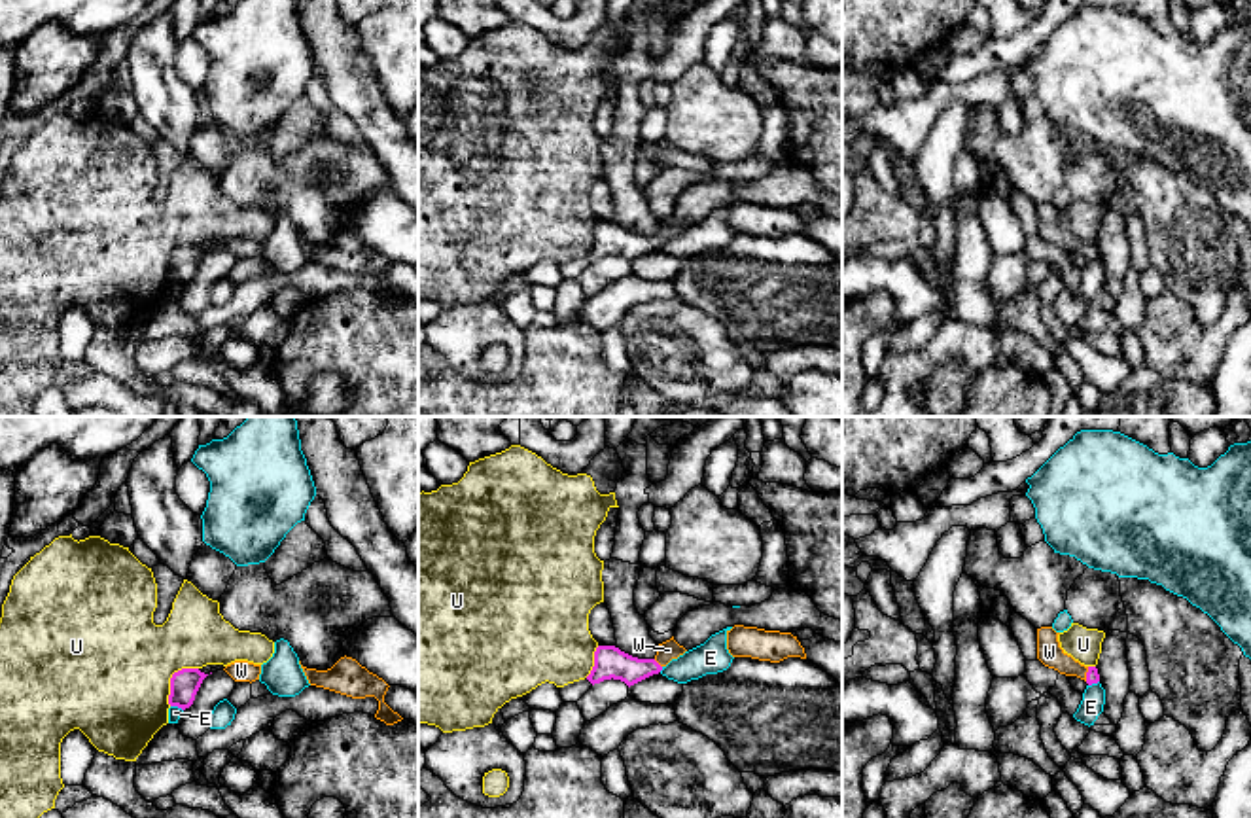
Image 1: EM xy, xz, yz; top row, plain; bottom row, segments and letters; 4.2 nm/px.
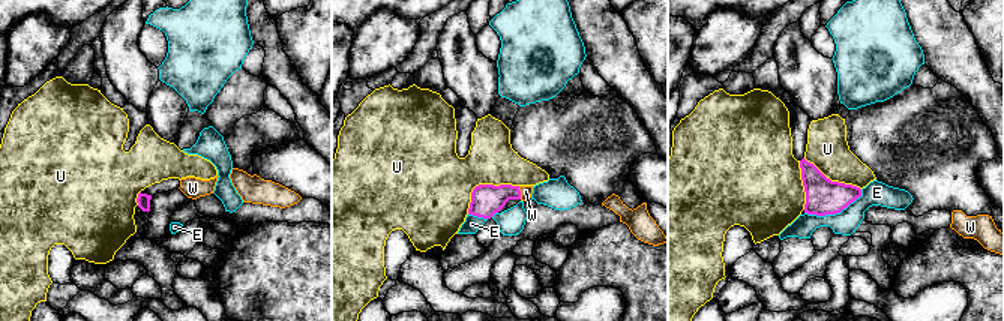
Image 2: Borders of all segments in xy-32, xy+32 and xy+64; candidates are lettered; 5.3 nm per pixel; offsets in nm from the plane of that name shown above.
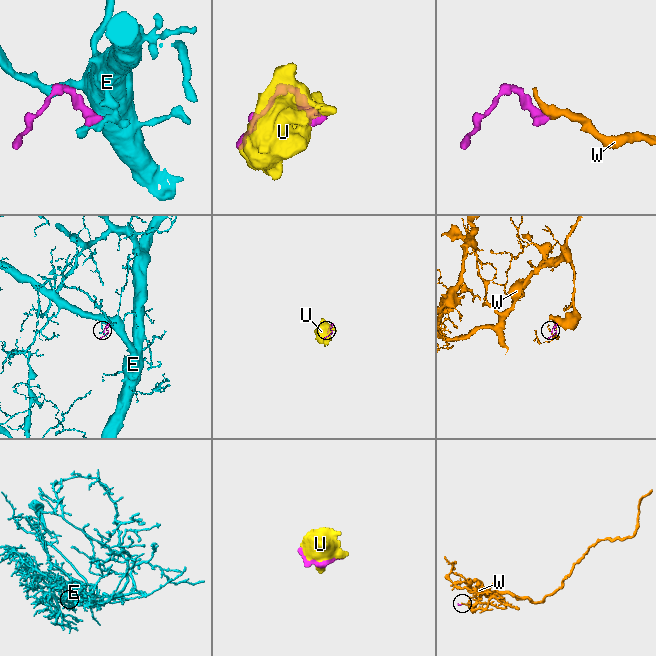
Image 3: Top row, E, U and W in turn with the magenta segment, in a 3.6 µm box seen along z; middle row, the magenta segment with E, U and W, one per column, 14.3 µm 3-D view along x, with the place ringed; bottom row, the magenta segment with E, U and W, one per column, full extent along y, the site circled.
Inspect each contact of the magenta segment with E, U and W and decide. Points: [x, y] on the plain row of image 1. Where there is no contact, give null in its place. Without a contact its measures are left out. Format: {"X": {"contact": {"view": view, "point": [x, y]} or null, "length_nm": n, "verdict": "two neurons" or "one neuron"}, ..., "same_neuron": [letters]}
{"E": {"contact": {"view": "xz", "point": [661, 245]}, "length_nm": 30, "verdict": "two neurons"}, "U": {"contact": {"view": "xy", "point": [171, 254]}, "length_nm": 200, "verdict": "two neurons"}, "W": {"contact": {"view": "xz", "point": [657, 239]}, "length_nm": 50, "verdict": "one neuron"}, "same_neuron": ["W"]}

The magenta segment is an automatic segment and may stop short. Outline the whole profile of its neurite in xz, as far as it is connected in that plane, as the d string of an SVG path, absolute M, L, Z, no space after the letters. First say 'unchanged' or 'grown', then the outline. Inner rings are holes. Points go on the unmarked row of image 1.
grown; M674 212L659 220L659 227L653 235L638 235L615 222L598 222L594 227L594 242L587 256L594 261L604 256L621 256L628 263L659 250L672 235L678 235L687 225L679 222Z

